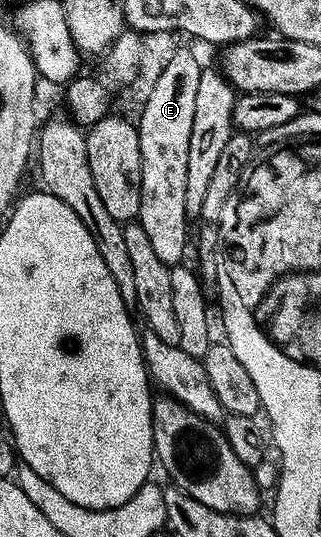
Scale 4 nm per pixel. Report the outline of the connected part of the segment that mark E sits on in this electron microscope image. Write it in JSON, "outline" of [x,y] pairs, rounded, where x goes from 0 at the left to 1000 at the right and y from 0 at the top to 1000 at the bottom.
{"outline":[[[576,84],[555,86],[539,108],[508,125],[508,134],[489,145],[458,188],[439,197],[433,207],[439,218],[427,222],[430,266],[439,270],[439,382],[430,384],[424,410],[461,436],[477,471],[502,480],[508,492],[530,497],[555,495],[573,484],[567,479],[583,464],[589,410],[576,397],[576,346],[586,322],[589,253],[607,242],[604,194],[614,190],[617,153],[629,130],[629,119],[620,119],[598,91]]]}

